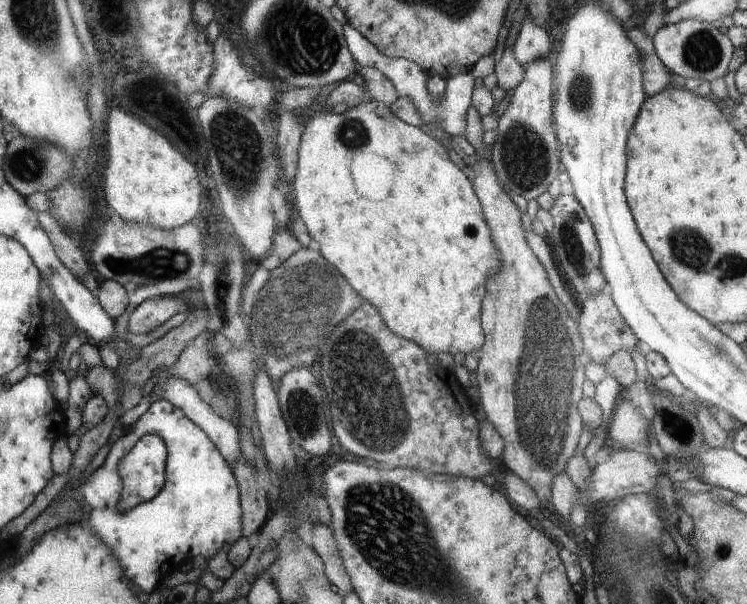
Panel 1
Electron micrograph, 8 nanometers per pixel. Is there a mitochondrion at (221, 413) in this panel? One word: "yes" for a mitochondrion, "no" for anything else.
no

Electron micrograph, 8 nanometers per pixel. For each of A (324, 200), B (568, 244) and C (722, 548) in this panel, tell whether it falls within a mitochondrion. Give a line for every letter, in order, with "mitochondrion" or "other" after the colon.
A: other
B: mitochondrion
C: mitochondrion

